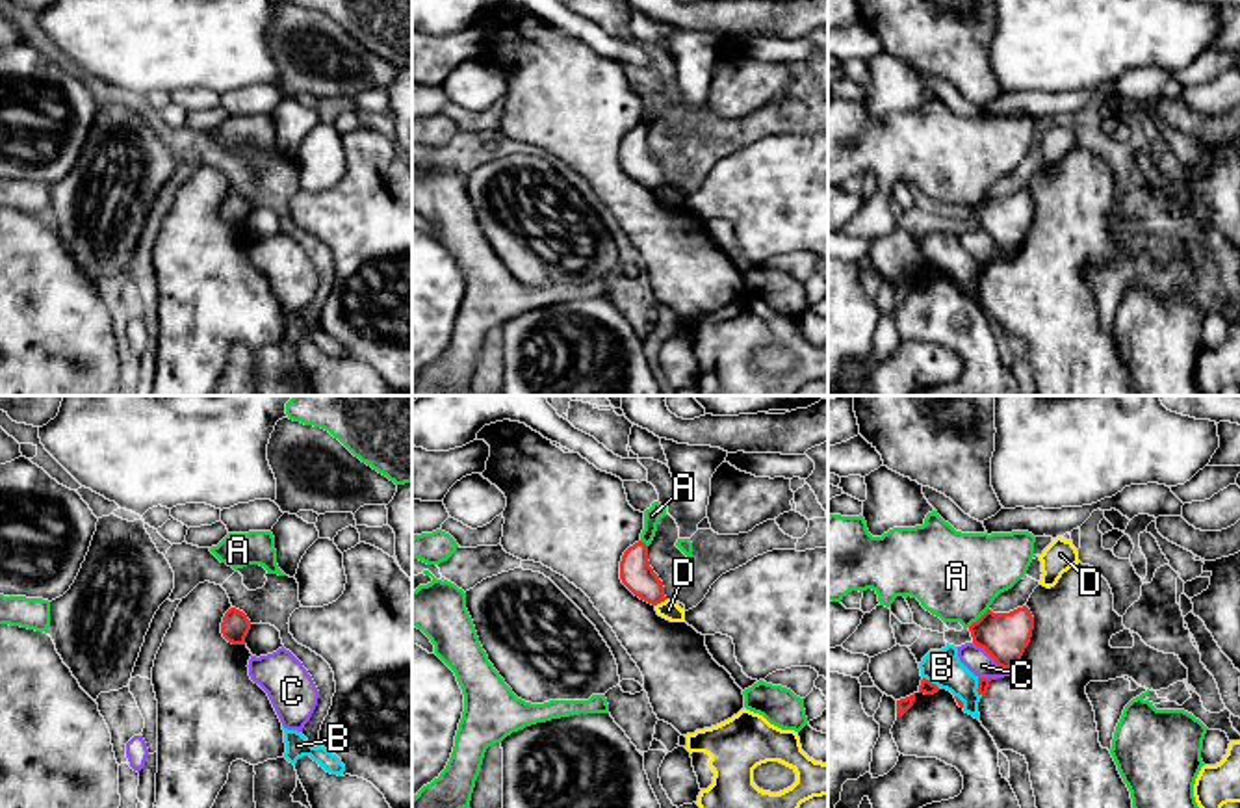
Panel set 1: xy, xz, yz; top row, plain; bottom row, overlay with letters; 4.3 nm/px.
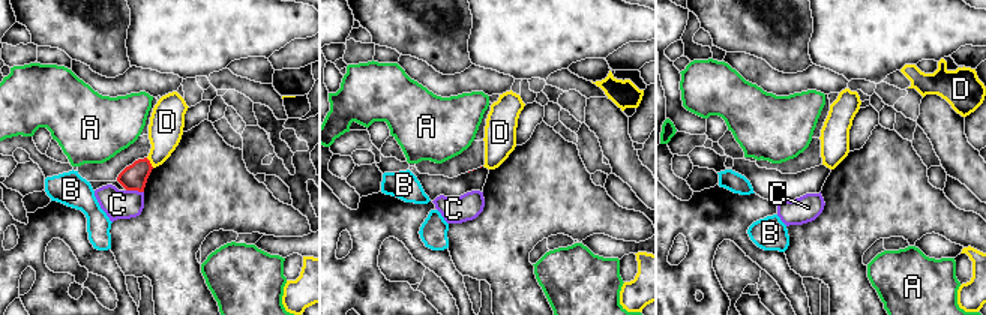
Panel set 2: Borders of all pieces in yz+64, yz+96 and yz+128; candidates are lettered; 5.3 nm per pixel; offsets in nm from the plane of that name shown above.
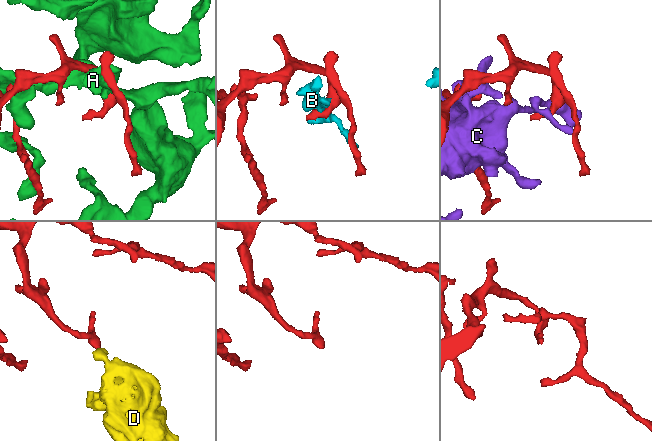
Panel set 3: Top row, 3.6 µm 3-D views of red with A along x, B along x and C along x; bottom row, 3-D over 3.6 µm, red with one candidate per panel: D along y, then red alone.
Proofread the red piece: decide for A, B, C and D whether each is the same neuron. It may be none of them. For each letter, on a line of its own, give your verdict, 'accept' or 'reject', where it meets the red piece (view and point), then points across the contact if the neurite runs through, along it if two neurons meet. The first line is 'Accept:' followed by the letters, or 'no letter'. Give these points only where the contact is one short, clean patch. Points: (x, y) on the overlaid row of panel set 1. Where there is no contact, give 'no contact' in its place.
Accept: no letter
A: reject | yz (979, 619)
B: reject | yz (929, 680)
C: reject | yz (994, 658)
D: reject | xz (659, 602) | along xz (665, 599), (656, 606)

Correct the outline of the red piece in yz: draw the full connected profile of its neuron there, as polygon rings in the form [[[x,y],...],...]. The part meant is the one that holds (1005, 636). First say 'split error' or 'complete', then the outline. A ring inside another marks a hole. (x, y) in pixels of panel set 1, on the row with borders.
complete; [[[1027,606],[1010,613],[993,613],[988,609],[969,626],[973,643],[984,648],[1002,669],[1012,669],[1021,661],[1032,630],[1034,617]]]

